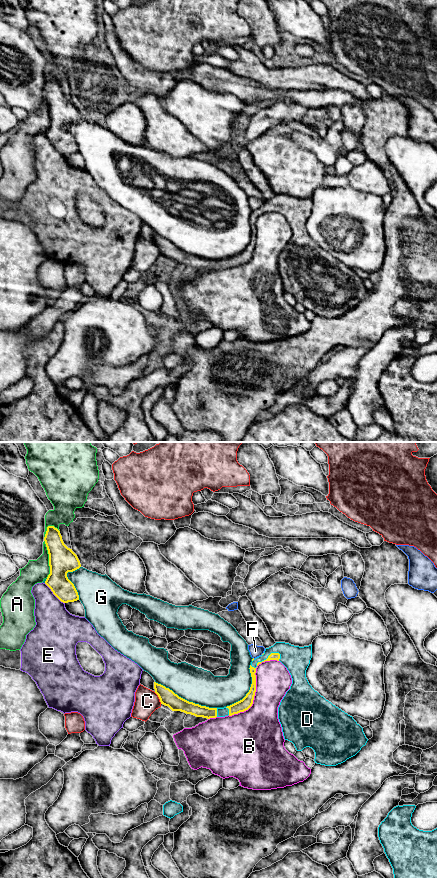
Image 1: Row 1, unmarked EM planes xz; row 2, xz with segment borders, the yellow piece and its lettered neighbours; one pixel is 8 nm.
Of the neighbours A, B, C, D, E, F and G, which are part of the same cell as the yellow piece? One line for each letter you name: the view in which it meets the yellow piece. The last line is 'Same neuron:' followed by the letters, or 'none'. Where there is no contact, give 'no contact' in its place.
D: xz
Same neuron: D

